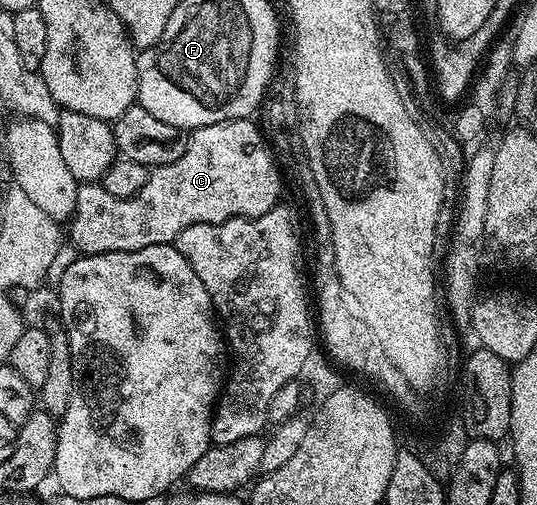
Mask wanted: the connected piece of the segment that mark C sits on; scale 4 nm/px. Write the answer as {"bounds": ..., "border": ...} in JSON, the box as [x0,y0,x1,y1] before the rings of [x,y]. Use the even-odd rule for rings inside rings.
{"bounds":[68,119,282,255],"border":[[[230,119],[226,123],[213,123],[196,127],[189,132],[188,149],[180,161],[153,168],[140,193],[127,199],[112,197],[98,183],[83,183],[78,188],[76,209],[68,220],[70,243],[82,255],[99,255],[109,251],[139,251],[148,245],[173,244],[174,239],[188,225],[223,223],[229,219],[255,219],[279,206],[282,195],[282,175],[278,163],[270,152],[267,136],[257,122]]]}

